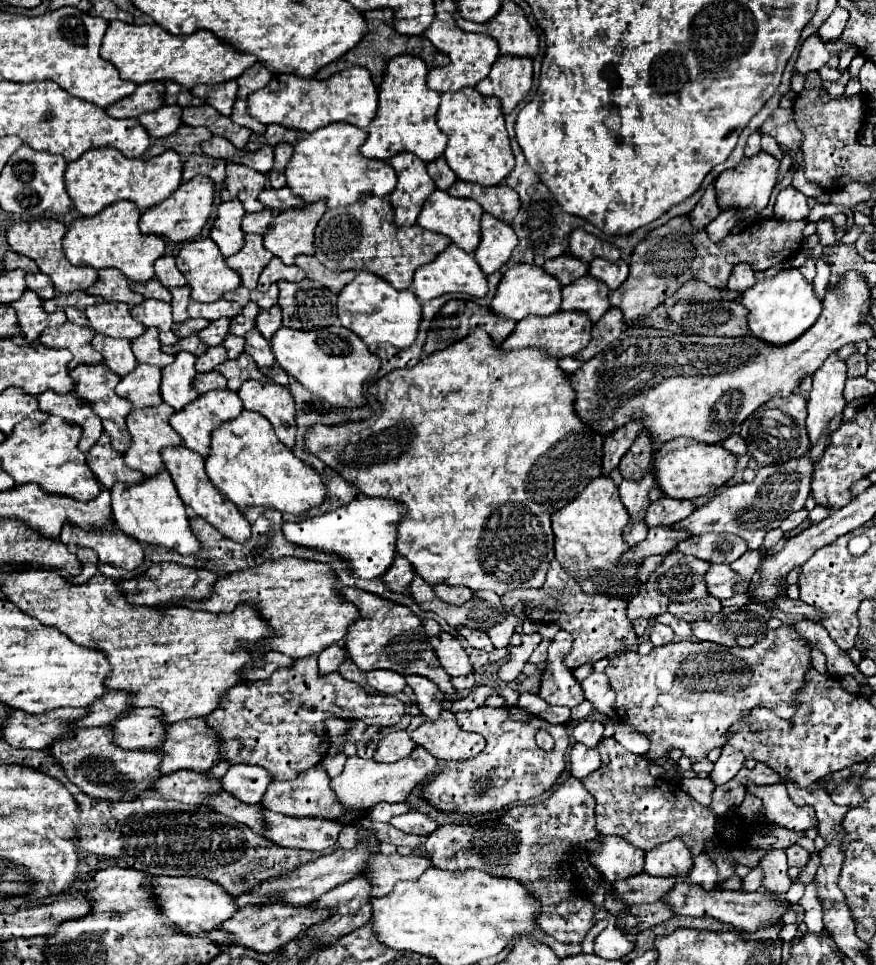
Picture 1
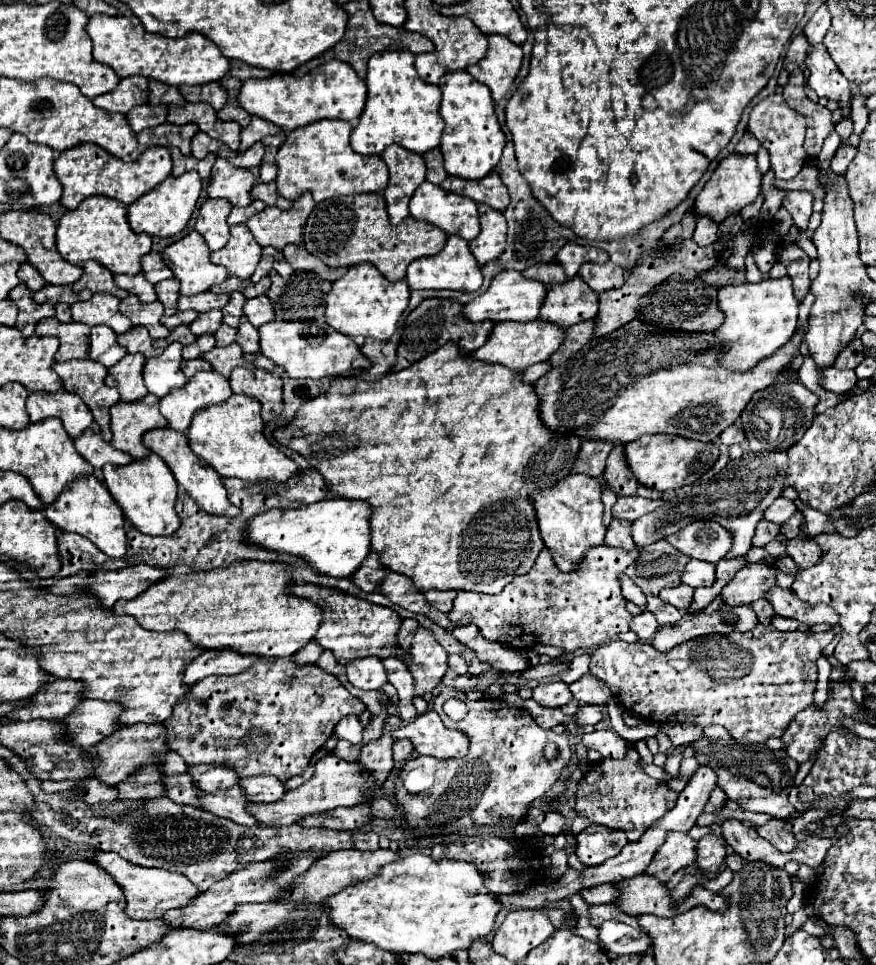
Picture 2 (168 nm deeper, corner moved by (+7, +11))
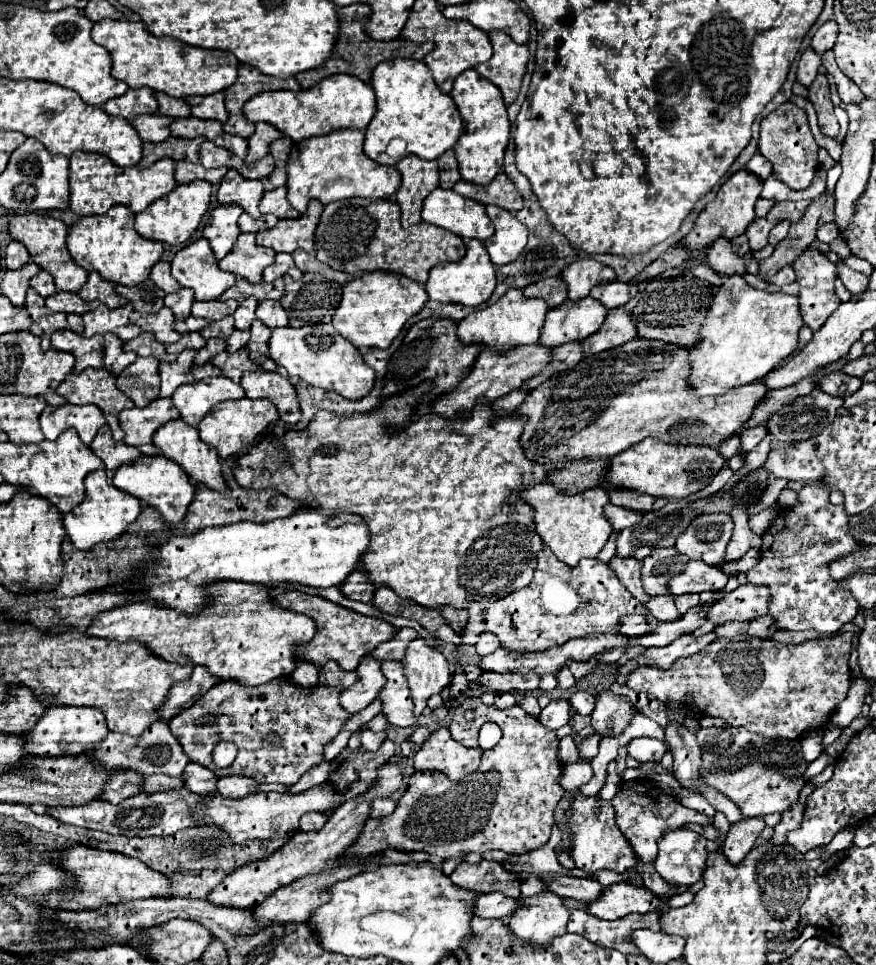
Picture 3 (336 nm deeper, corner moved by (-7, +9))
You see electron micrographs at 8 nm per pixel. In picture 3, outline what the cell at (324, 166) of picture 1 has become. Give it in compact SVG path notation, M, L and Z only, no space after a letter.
M339 130L295 144L287 166L289 204L297 212L305 212L311 198L321 200L321 204L331 204L335 200L355 196L391 198L401 184L401 176L395 166L379 166L363 156L363 138L365 134L361 130Z

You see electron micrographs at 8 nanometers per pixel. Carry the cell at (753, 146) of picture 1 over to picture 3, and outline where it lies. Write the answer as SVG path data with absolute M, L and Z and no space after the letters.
M757 152L757 154L747 162L745 170L747 170L749 174L755 174L761 182L765 182L765 180L771 176L771 162L763 160L763 156L759 156L759 152Z

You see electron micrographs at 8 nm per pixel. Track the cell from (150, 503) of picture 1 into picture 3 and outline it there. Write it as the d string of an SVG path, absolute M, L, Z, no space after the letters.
M139 456L135 464L123 464L123 468L115 472L113 484L119 490L157 508L169 524L179 524L183 520L187 506L191 504L195 494L195 486L189 482L189 476L179 468L179 464L171 464L171 460L167 460L165 456Z

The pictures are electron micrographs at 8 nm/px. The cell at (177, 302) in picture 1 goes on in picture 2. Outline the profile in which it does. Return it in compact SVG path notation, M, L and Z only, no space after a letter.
M177 278L163 280L163 282L155 284L155 290L157 290L157 298L165 306L165 316L175 314L177 312L177 298L179 298L179 280Z

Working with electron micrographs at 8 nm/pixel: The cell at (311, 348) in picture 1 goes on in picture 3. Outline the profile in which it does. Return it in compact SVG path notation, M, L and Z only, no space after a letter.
M285 326L275 328L269 338L269 358L287 370L289 376L295 376L311 386L319 386L325 390L339 392L341 396L349 396L355 392L355 400L367 396L375 382L375 372L363 362L361 354L353 344L347 344L343 336L305 336L301 330Z

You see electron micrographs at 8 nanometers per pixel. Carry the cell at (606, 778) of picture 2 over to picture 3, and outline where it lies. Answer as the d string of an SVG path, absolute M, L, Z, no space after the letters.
M631 780L631 782L623 782L619 792L615 794L615 798L611 800L615 804L617 810L617 826L623 832L623 836L627 838L627 842L631 844L635 856L641 862L655 862L657 858L657 840L669 832L675 830L679 826L683 826L685 822L697 822L701 826L709 824L709 818L685 808L683 804L677 802L675 796L667 794L665 790L653 786L649 780Z

